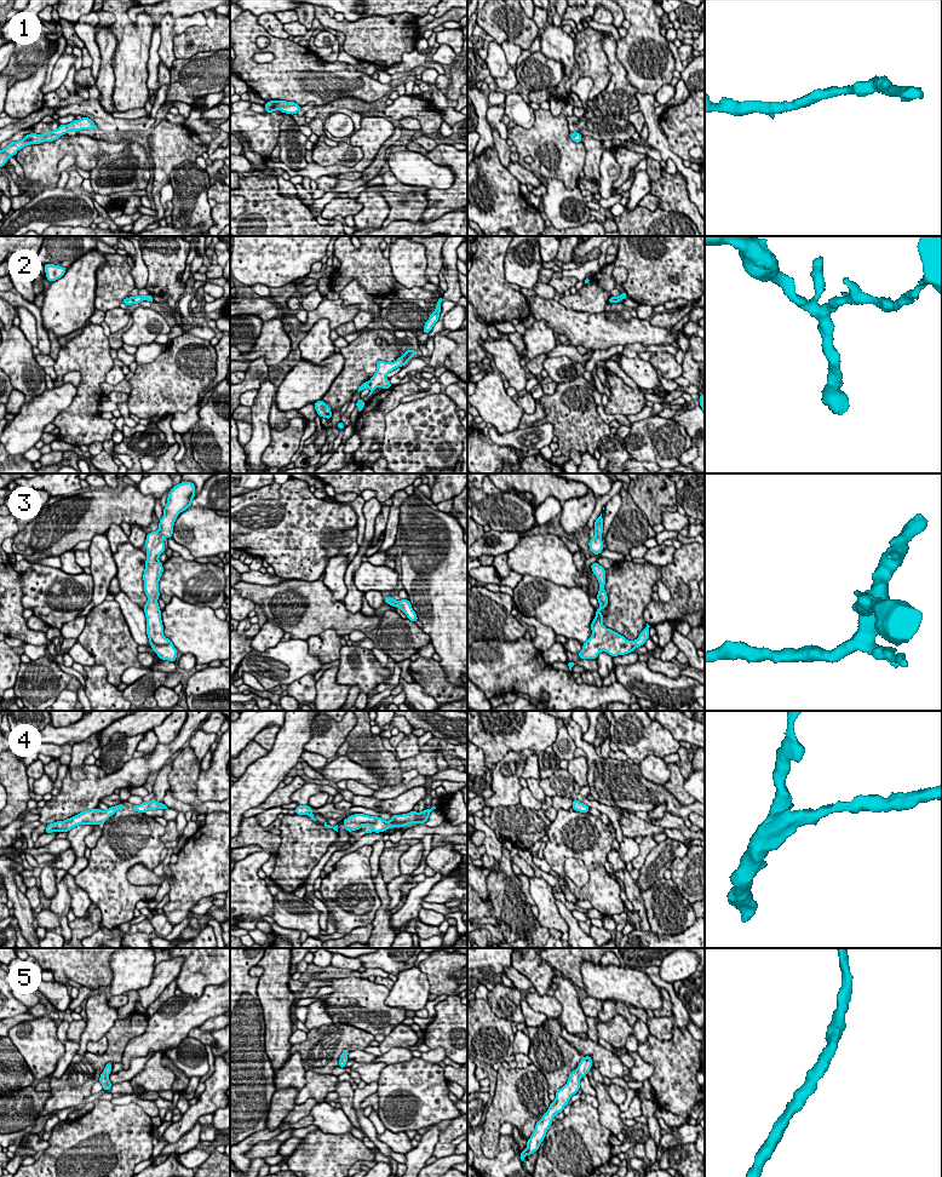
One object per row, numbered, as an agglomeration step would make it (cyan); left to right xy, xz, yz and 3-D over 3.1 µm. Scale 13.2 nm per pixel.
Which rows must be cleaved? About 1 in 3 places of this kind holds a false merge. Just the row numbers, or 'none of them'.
2

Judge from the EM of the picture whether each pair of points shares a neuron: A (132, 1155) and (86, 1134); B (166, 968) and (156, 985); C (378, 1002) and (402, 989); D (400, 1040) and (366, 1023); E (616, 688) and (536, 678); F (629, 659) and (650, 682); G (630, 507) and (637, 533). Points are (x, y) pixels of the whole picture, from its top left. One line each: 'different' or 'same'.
A: same
B: same
C: different
D: different
E: same
F: different
G: same

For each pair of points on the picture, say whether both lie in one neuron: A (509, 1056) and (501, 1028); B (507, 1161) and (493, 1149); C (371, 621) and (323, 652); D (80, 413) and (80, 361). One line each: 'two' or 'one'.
A: one
B: two
C: two
D: one

